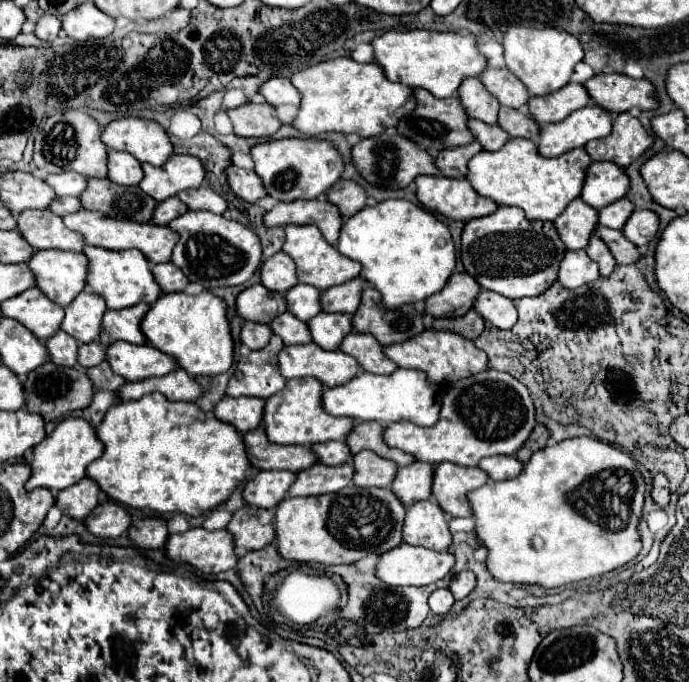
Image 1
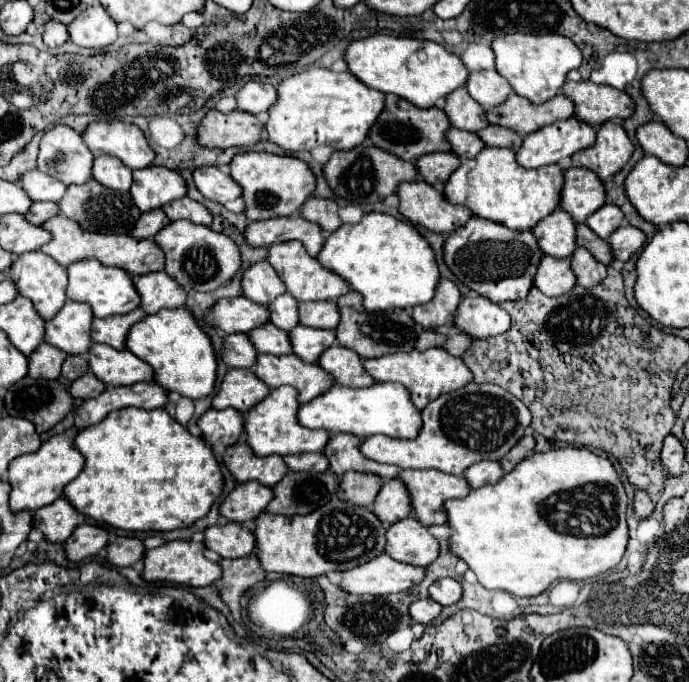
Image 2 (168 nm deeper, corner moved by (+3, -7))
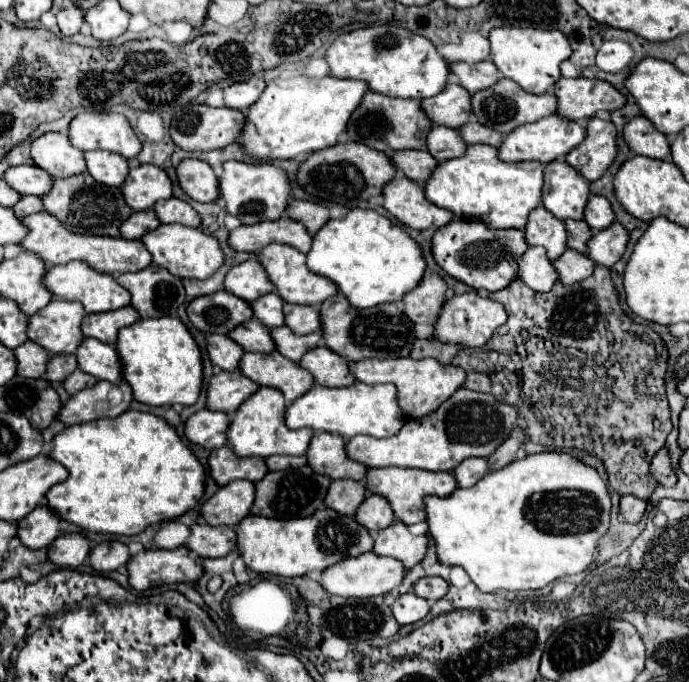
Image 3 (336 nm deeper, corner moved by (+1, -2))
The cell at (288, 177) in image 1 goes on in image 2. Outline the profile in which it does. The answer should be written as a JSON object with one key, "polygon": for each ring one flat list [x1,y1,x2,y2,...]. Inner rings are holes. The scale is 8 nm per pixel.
{"polygon":[[245,152,237,154,229,164,229,176,241,186,245,200,245,216,249,222,269,220,279,216,293,216,299,212,303,202,315,190,315,176,311,168,291,156,277,156,267,152]]}

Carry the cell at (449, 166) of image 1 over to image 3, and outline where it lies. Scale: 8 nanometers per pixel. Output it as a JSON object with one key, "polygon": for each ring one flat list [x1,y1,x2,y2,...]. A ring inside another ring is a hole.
{"polygon":[[423,149,421,151,395,151,391,161,415,183,425,183,427,177,431,177,433,169,437,167,435,157]]}

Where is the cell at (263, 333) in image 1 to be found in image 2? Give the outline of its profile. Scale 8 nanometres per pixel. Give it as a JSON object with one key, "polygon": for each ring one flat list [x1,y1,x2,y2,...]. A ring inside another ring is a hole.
{"polygon":[[229,334,223,338,221,358,231,368,253,368,257,352,245,334]]}

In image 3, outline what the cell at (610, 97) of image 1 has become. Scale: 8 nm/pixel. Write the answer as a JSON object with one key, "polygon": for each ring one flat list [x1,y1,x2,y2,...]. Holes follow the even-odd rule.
{"polygon":[[565,79,555,83,557,113,571,121,587,121,597,111,617,111,625,107,627,99,611,83,601,79]]}

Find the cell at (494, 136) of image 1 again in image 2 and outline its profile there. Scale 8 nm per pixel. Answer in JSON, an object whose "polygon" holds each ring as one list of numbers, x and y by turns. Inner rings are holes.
{"polygon":[[449,128,445,132,445,138,451,144,451,152,455,156,459,156,461,160,473,158,485,146,485,144,481,144,481,138,477,138,473,132,465,132,459,128]]}

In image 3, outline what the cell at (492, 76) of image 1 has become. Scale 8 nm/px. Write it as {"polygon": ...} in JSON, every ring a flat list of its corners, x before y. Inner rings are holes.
{"polygon":[[481,61,481,63,451,63,451,71,461,79,461,85,469,91,483,91,483,87,493,87,499,79,501,73,491,61]]}

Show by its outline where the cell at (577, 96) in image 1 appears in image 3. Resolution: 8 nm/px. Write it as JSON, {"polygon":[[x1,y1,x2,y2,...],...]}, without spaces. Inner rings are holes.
{"polygon":[[501,79,499,83,495,83,489,89,477,91,471,97,473,103,473,115,477,117,479,123,501,131,501,133,511,133,515,127,525,125,525,123,535,123,547,115,555,115,557,113,557,97,551,93,545,95,531,95,527,91,523,91,515,81,511,79]]}

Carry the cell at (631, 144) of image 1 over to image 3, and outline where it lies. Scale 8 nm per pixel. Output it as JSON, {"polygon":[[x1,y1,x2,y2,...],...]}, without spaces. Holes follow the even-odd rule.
{"polygon":[[599,117,589,119,587,137,569,155,567,163,573,165,587,181,603,177,617,157,617,129,611,121]]}

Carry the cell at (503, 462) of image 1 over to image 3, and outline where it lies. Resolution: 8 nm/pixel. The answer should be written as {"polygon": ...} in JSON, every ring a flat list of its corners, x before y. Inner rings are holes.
{"polygon":[[479,457,465,459,465,461,453,471,459,487,471,487,471,485,475,485,485,473,489,473,487,459,479,459]]}

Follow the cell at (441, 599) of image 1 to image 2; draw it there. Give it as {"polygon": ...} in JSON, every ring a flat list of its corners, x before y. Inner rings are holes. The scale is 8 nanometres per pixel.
{"polygon":[[431,598,427,600,417,600,409,606,409,616,413,622,421,622,421,624,429,624,433,622,441,612,441,606,437,602,433,602]]}

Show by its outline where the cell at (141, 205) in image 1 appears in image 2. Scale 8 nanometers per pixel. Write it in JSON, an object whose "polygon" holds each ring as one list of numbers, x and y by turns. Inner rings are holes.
{"polygon":[[89,180,81,186,77,186,77,184,67,186,65,196,57,202,57,206,63,216,81,224,81,228,85,228,89,232,101,232,101,234,127,234,141,216,139,208,133,204,129,192,109,190,101,184,97,184,95,180]]}

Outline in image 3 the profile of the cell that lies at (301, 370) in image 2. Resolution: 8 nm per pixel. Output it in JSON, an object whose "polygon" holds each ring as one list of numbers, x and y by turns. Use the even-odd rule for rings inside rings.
{"polygon":[[279,351,245,353,239,363,239,369,245,377,255,381,257,385,281,389,287,403,305,395,307,389,311,389,315,385,315,379,307,369,303,369,303,367,299,367,299,363,279,355]]}

